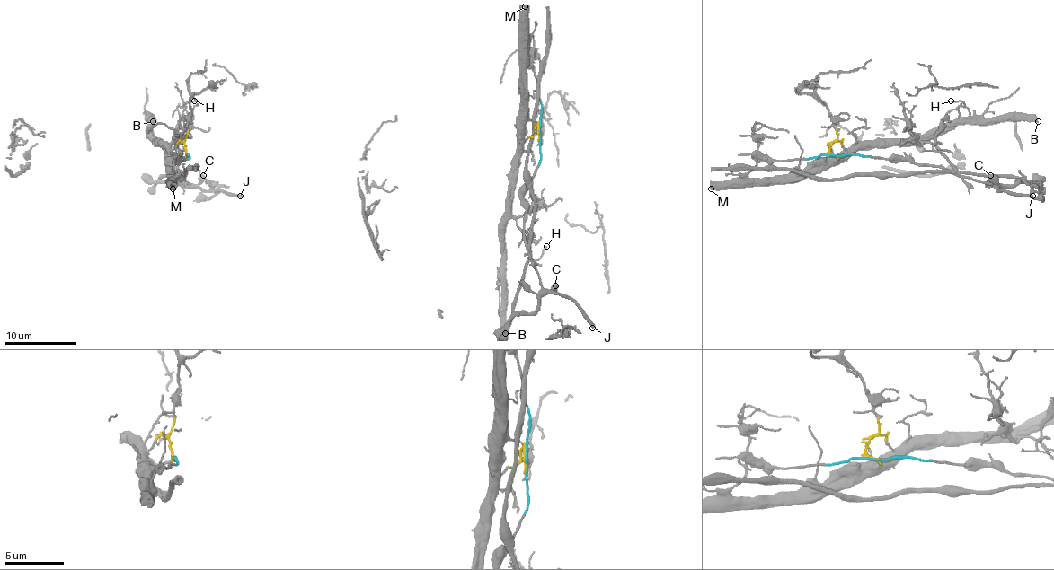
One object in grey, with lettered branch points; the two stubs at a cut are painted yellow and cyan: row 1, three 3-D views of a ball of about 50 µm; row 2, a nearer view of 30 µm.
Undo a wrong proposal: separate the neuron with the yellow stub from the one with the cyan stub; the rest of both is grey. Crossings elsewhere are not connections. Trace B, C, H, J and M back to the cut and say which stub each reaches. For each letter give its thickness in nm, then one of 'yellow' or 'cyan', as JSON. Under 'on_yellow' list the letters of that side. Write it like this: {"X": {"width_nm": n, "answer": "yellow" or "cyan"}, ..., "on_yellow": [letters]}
{"B": {"width_nm": 480, "answer": "yellow"}, "C": {"width_nm": 600, "answer": "cyan"}, "H": {"width_nm": 110, "answer": "yellow"}, "J": {"width_nm": 360, "answer": "cyan"}, "M": {"width_nm": 600, "answer": "yellow"}, "on_yellow": ["B", "H", "M"]}

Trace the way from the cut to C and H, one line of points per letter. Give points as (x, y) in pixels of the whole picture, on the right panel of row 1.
C: (836, 155), (899, 159), (944, 168), (991, 184), (996, 182), (989, 175)
H: (836, 155), (829, 146), (840, 141), (847, 150), (935, 141), (944, 116), (964, 105), (952, 101)

